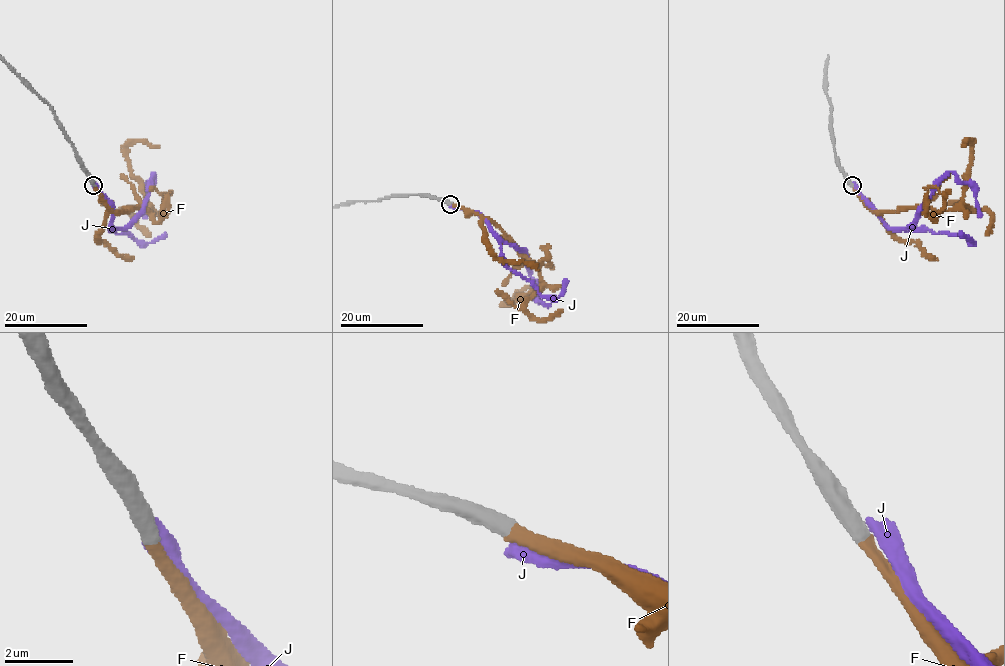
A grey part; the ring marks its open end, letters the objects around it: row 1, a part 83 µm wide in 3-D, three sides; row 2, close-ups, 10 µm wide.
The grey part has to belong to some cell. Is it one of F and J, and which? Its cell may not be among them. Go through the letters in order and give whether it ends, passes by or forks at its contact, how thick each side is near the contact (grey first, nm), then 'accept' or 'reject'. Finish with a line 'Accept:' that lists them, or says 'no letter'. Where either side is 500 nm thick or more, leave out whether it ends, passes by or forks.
F: it ends there; 480 nm thick on the grey side, 360 nm on the other; accept
J: 550 nm thick on the grey side, 550 nm on the other; reject
Accept: F

